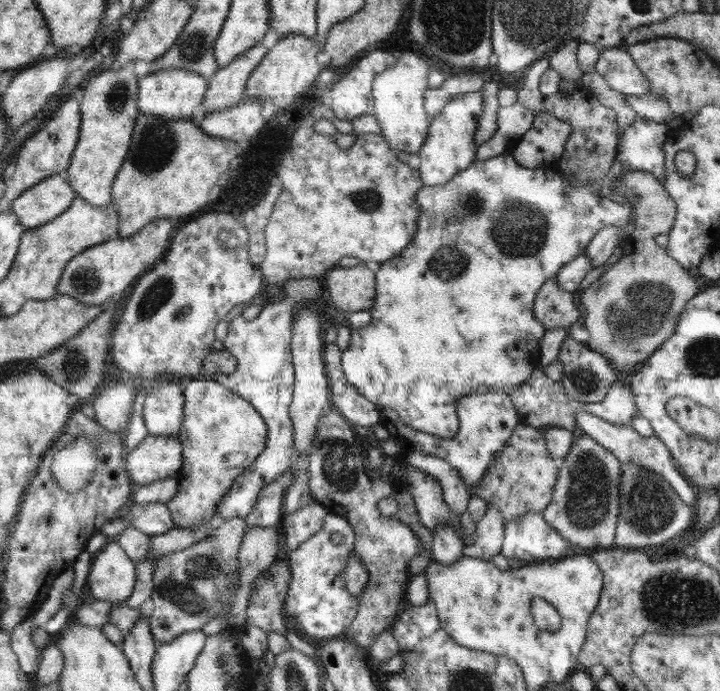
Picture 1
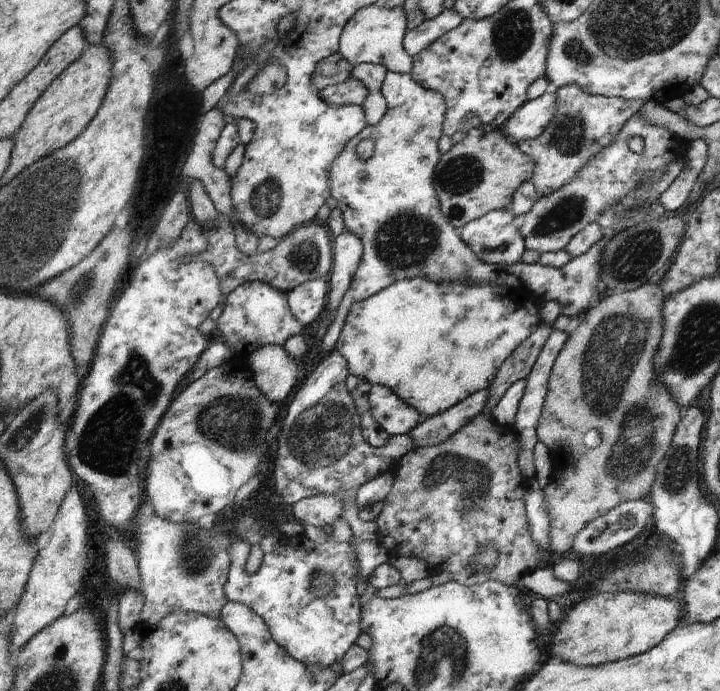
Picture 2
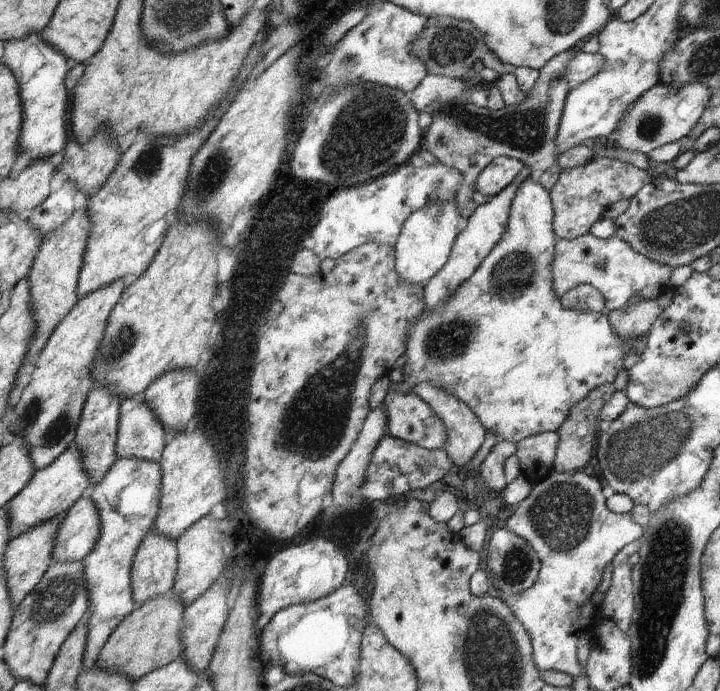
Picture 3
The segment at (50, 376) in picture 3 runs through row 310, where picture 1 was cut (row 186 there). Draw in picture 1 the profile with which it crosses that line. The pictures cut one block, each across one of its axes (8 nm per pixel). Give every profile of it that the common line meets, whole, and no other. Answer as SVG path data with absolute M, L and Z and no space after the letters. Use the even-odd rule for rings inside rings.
M134 63L101 72L88 82L81 97L79 139L64 176L74 193L92 207L112 204L112 186L132 144L133 128L141 113L137 105L139 78L133 66Z

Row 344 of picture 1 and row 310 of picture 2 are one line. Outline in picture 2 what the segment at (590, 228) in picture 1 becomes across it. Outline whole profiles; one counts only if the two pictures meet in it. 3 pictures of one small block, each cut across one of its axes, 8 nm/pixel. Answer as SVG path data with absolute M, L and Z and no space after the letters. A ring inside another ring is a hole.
M422 277L397 280L394 284L382 289L368 299L355 302L351 306L351 310L347 314L347 320L335 344L335 350L346 359L350 375L363 378L371 385L387 386L398 398L401 398L407 405L414 407L421 414L422 418L431 417L461 403L475 392L489 388L502 363L541 323L539 312L542 302L534 294L524 289L508 289L506 285L491 285L488 283L475 285L464 280L457 283L444 282L437 284L437 282L432 282Z

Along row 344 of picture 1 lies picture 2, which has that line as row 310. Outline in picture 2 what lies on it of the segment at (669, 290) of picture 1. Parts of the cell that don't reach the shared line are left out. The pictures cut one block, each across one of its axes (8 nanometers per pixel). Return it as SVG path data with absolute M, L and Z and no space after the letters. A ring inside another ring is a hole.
M659 276L653 281L648 282L637 289L631 291L622 291L621 293L604 293L601 301L594 307L588 308L585 312L584 320L576 328L568 340L564 343L558 358L555 360L548 384L545 403L542 407L542 412L537 426L537 439L548 447L551 454L551 460L555 464L555 471L552 474L552 480L546 489L543 490L544 502L549 514L551 527L549 530L551 536L550 550L565 554L573 546L575 536L589 522L592 522L596 517L605 515L619 504L635 501L638 499L646 499L651 493L655 481L657 464L666 456L670 443L672 442L678 422L680 422L682 413L680 412L678 403L673 399L671 393L663 384L658 384L657 374L654 372L653 356L660 344L662 338L662 303L665 299L665 294L657 283ZM590 430L598 430L600 432L600 444L595 448L586 447L582 438L586 436L586 432Z

